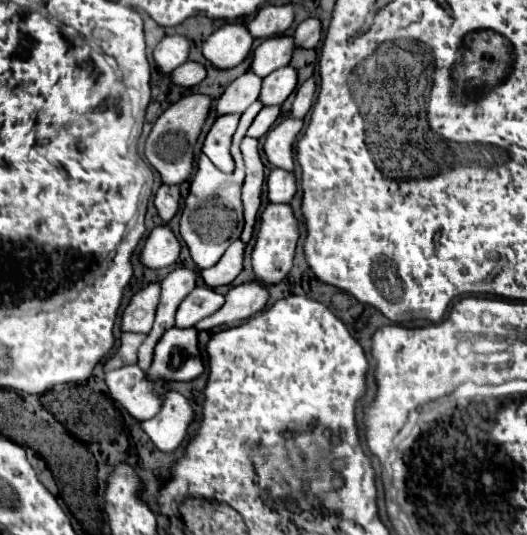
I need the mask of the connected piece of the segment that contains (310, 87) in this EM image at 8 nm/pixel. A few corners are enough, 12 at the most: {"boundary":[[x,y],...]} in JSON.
{"boundary":[[309,78],[295,94],[291,116],[303,118],[311,110],[315,80]]}

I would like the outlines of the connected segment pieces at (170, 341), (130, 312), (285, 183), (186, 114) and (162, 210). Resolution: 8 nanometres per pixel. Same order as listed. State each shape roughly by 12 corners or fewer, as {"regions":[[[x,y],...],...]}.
{"regions":[[[193,328],[157,342],[149,380],[187,382],[203,372]],[[159,284],[135,292],[121,316],[121,332],[147,334]],[[285,170],[267,176],[267,198],[287,204],[295,196],[295,176]],[[211,98],[169,106],[145,140],[145,160],[163,184],[181,184]],[[161,186],[155,208],[163,222],[179,210],[179,186]]]}

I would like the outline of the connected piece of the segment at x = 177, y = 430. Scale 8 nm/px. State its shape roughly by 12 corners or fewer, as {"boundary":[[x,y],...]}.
{"boundary":[[170,390],[157,416],[141,428],[159,450],[185,440],[193,410]]}

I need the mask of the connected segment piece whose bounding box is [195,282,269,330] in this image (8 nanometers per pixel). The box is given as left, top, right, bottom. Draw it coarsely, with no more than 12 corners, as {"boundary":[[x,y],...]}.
{"boundary":[[259,282],[235,286],[219,312],[195,330],[247,320],[265,308],[267,288]]}

